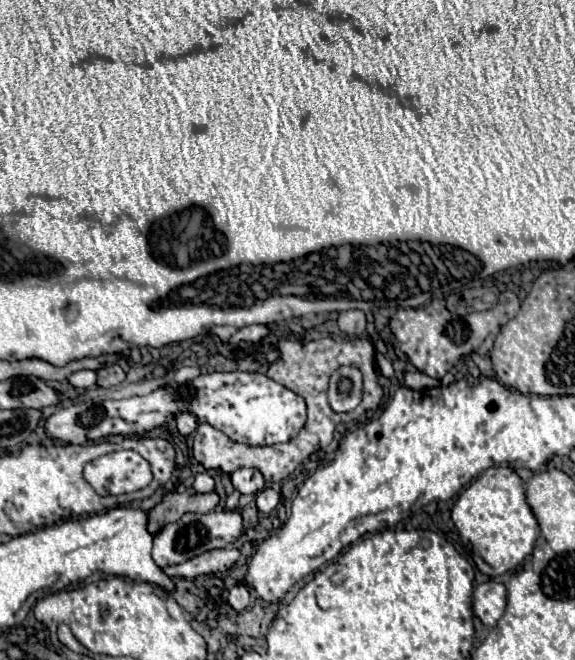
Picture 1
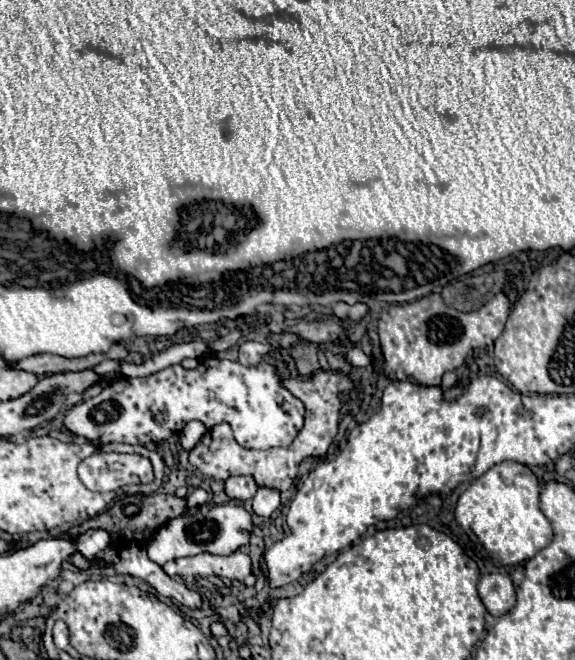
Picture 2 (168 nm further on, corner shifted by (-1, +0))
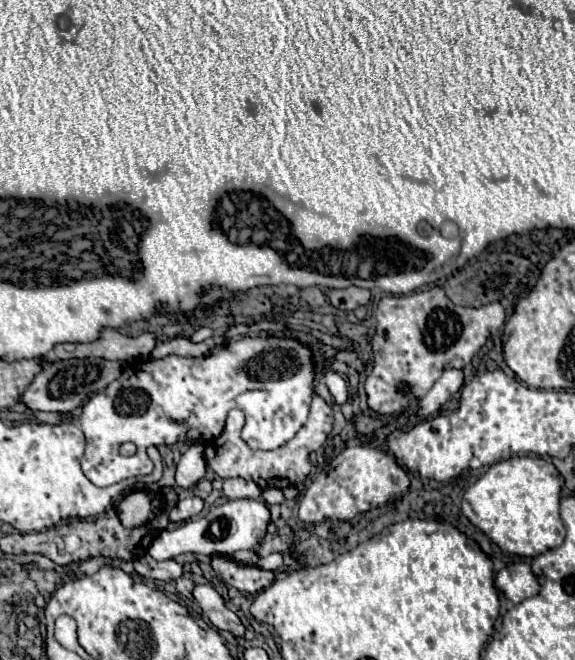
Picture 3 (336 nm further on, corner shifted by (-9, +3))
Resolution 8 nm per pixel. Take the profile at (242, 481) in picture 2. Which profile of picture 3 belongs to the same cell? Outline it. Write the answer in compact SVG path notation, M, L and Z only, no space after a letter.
M240 477L226 479L224 487L222 487L222 493L224 493L226 499L242 499L242 497L260 497L262 495L262 491L256 483L244 481Z

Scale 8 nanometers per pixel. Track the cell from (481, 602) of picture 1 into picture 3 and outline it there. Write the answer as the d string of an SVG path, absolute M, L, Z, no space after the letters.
M514 563L496 575L496 587L512 601L520 603L540 591L540 583L528 563Z

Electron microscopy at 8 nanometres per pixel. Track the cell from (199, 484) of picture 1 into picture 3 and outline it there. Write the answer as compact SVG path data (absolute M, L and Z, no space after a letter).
M186 497L182 501L178 501L178 505L170 511L170 521L172 523L182 523L186 519L196 517L204 507L204 501L200 497Z

